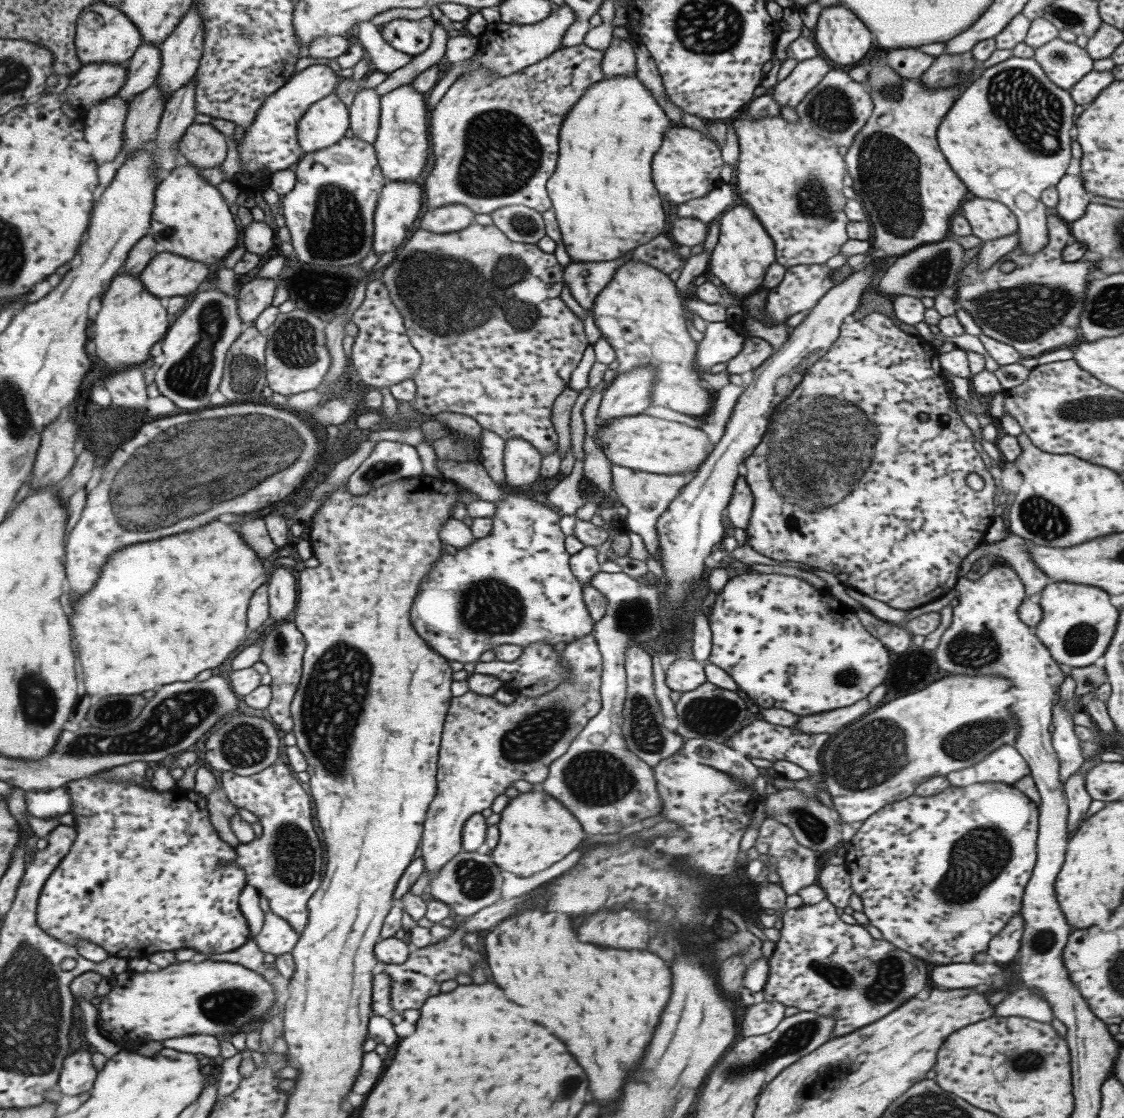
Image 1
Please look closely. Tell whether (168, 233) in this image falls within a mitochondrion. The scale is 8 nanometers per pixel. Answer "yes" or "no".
yes

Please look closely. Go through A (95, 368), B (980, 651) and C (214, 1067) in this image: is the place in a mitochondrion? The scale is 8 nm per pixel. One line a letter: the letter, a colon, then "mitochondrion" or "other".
A: other
B: mitochondrion
C: other

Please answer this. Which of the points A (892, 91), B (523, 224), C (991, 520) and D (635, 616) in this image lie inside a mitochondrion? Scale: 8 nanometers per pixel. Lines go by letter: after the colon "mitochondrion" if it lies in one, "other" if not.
A: mitochondrion
B: mitochondrion
C: other
D: mitochondrion

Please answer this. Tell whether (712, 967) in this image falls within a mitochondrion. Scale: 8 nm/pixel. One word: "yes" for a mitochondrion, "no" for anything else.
no

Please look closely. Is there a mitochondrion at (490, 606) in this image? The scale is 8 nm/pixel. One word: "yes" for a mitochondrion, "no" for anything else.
yes

